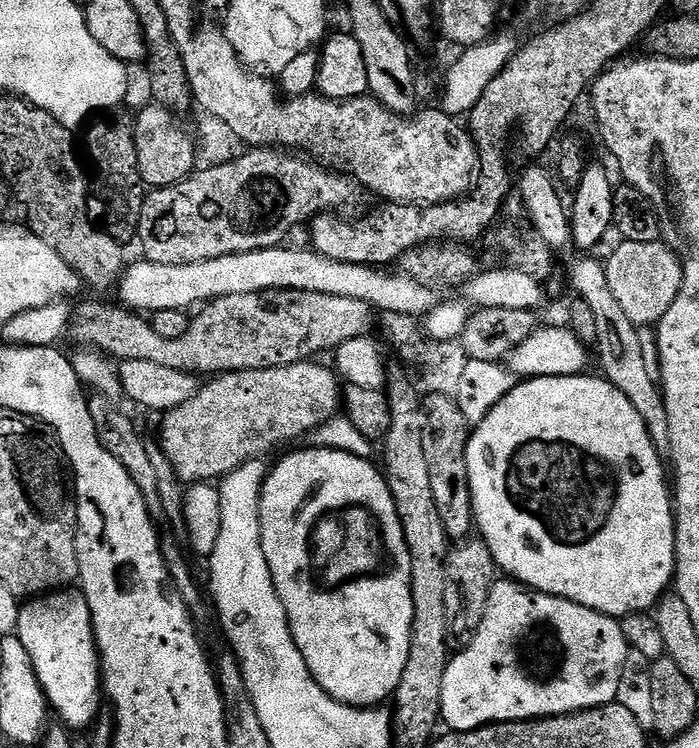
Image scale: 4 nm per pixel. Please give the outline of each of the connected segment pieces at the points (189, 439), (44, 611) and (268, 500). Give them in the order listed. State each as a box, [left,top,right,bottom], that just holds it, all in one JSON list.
[[158,362,342,485],[15,590,102,730],[260,446,414,708]]

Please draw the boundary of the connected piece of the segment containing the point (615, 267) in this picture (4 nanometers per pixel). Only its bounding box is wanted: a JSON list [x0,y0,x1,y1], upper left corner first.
[606,240,682,325]

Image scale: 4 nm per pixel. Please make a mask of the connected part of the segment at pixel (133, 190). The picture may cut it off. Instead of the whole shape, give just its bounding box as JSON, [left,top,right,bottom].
[84,124,146,242]

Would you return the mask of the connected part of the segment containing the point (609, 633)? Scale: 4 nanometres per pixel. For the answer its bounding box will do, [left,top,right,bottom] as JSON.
[440,578,630,732]

